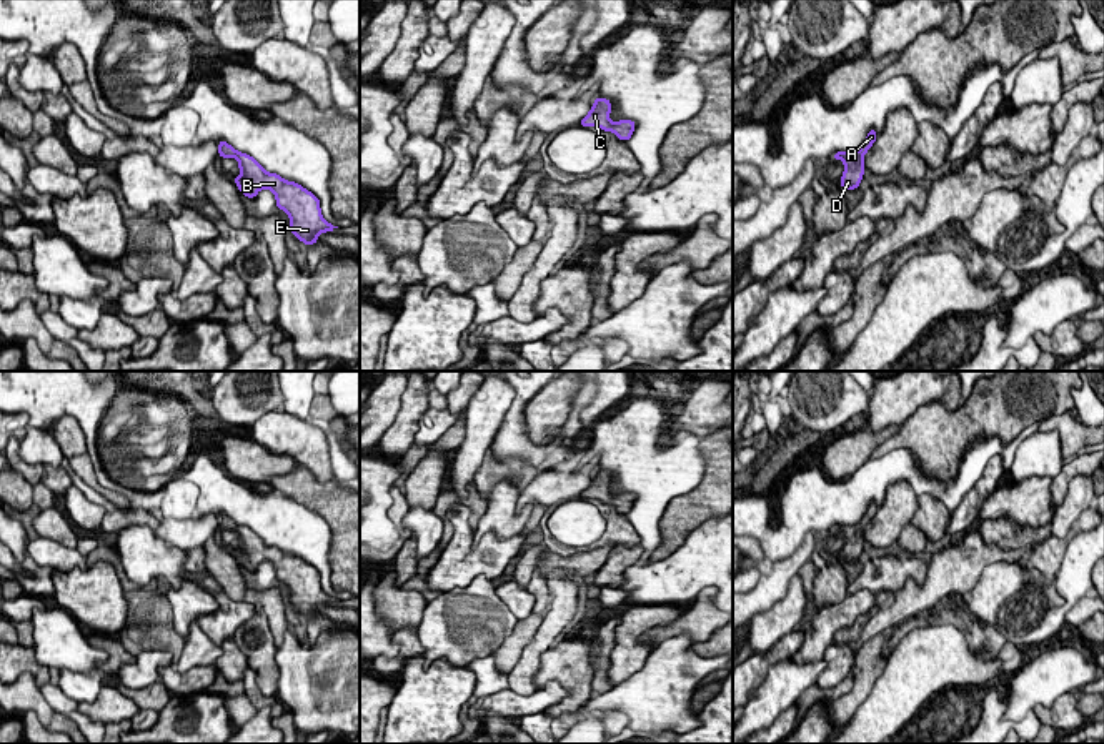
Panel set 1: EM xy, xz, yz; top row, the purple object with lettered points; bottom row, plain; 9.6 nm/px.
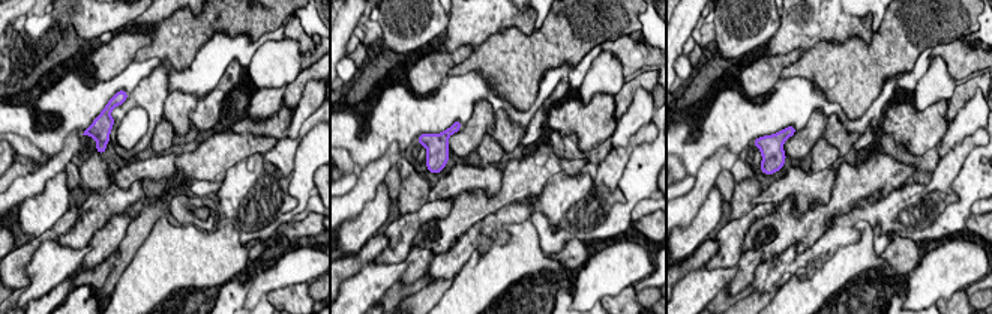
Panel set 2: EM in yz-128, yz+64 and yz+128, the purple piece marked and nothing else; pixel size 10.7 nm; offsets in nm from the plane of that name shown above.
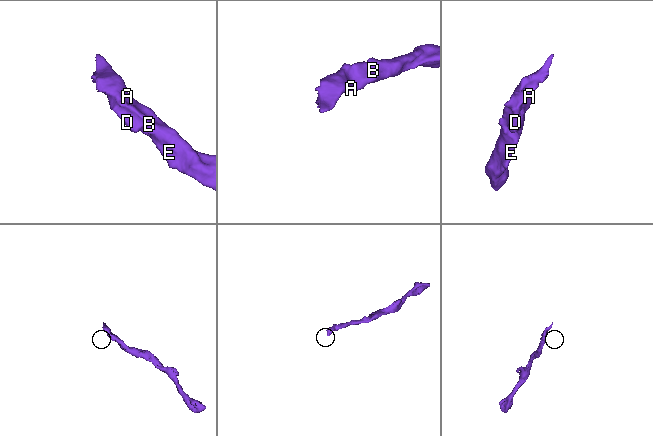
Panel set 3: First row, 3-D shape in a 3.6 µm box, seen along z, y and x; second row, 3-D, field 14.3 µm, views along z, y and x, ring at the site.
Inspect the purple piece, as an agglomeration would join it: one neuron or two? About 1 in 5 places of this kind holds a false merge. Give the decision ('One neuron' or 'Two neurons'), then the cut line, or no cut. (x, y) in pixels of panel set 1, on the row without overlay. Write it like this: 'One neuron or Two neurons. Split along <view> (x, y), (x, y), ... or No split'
One neuron. No split

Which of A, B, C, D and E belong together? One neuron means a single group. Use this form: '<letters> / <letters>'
A B C D E

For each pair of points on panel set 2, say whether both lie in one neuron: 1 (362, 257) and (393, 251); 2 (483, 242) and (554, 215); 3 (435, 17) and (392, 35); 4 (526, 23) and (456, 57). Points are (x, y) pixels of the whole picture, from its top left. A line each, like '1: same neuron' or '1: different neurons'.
1: different neurons
2: same neuron
3: same neuron
4: different neurons

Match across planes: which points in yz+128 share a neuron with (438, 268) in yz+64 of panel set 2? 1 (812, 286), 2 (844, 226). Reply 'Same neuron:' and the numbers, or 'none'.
Same neuron: 2

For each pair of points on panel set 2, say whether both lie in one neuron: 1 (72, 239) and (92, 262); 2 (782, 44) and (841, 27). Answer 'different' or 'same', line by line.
1: different
2: same

